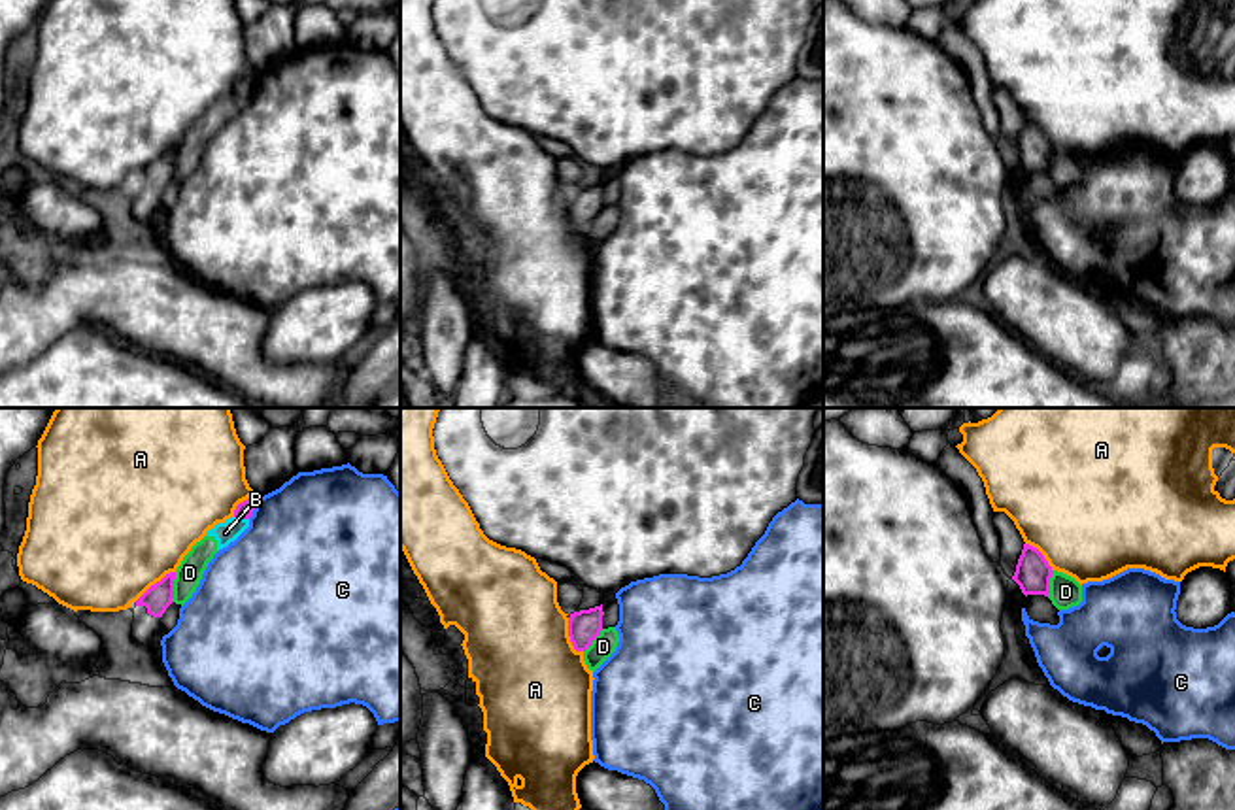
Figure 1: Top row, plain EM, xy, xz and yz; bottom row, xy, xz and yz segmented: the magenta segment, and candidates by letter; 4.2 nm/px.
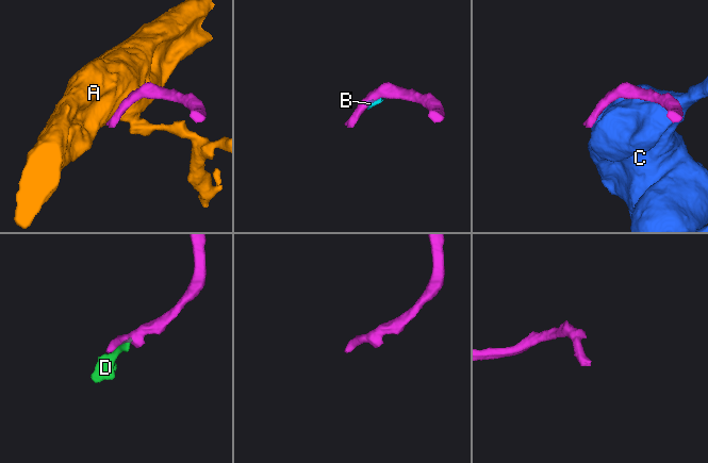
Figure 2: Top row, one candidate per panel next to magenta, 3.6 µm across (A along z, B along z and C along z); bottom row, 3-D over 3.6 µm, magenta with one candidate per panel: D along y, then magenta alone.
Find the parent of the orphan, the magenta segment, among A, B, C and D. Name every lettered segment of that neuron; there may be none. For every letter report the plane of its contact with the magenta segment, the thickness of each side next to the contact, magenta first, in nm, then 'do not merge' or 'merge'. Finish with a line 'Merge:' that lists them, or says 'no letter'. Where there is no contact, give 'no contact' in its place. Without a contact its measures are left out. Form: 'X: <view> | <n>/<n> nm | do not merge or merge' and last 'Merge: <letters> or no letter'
A: xy | 110/500 nm | do not merge
B: xy | 70/90 nm | do not merge
C: xy | 70/480 nm | do not merge
D: xy | 110/110 nm | do not merge
Merge: no letter

